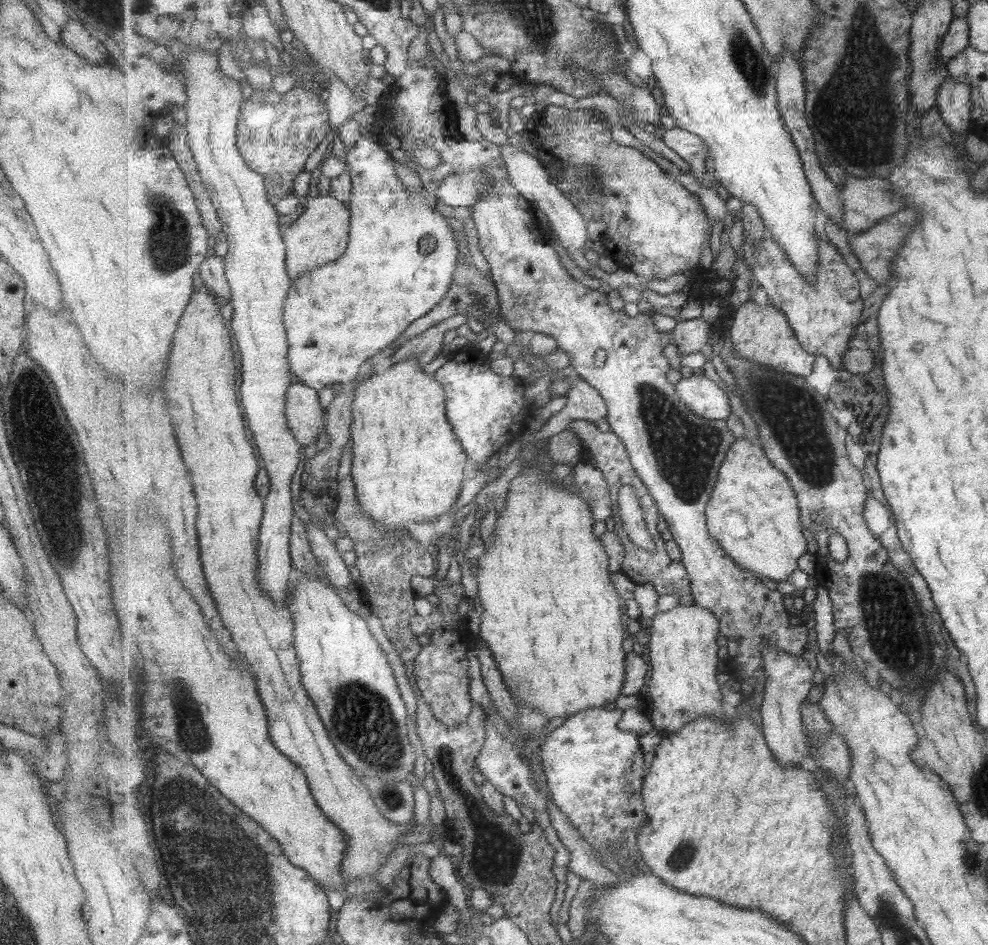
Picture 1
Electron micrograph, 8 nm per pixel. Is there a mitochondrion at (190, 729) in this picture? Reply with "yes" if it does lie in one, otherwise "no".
yes

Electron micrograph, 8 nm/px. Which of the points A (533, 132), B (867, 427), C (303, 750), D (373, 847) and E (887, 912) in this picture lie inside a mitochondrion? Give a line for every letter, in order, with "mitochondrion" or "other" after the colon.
A: other
B: other
C: other
D: other
E: mitochondrion

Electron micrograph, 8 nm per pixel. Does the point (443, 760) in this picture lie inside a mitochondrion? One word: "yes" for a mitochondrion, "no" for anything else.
yes

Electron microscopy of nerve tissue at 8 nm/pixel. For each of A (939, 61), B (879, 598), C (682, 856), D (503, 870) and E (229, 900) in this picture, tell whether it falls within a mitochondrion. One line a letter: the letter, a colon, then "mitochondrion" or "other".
A: other
B: mitochondrion
C: mitochondrion
D: mitochondrion
E: mitochondrion

